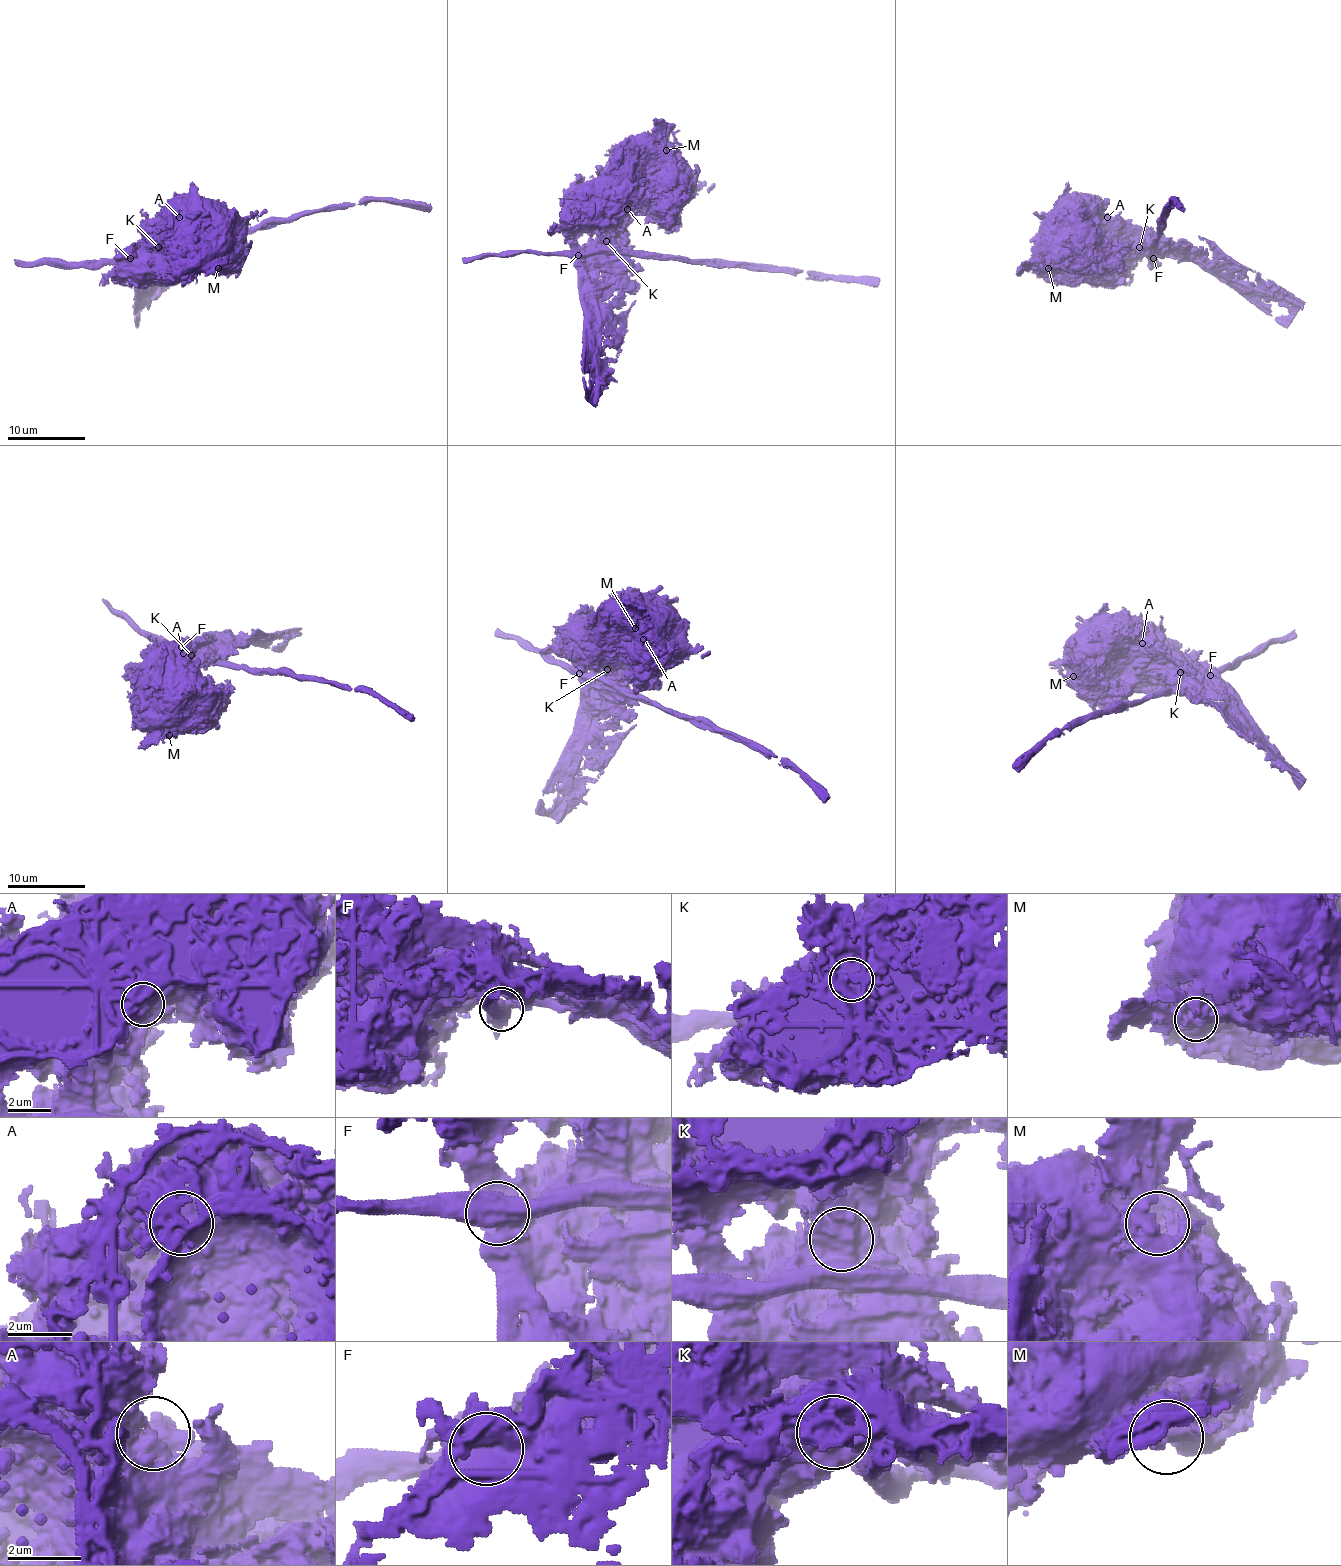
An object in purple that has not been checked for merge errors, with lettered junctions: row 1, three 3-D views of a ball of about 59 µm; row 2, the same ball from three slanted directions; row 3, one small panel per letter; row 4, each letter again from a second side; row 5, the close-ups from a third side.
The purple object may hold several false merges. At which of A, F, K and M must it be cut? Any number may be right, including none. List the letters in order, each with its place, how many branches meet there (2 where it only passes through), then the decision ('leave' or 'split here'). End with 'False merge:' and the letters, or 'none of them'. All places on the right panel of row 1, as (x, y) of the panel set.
A: (1107, 217) | 1 | leave
F: (1153, 258) | 3 | split here
K: (1139, 247) | 1 | split here
M: (1048, 268) | 1 | leave
False merge: F, K

